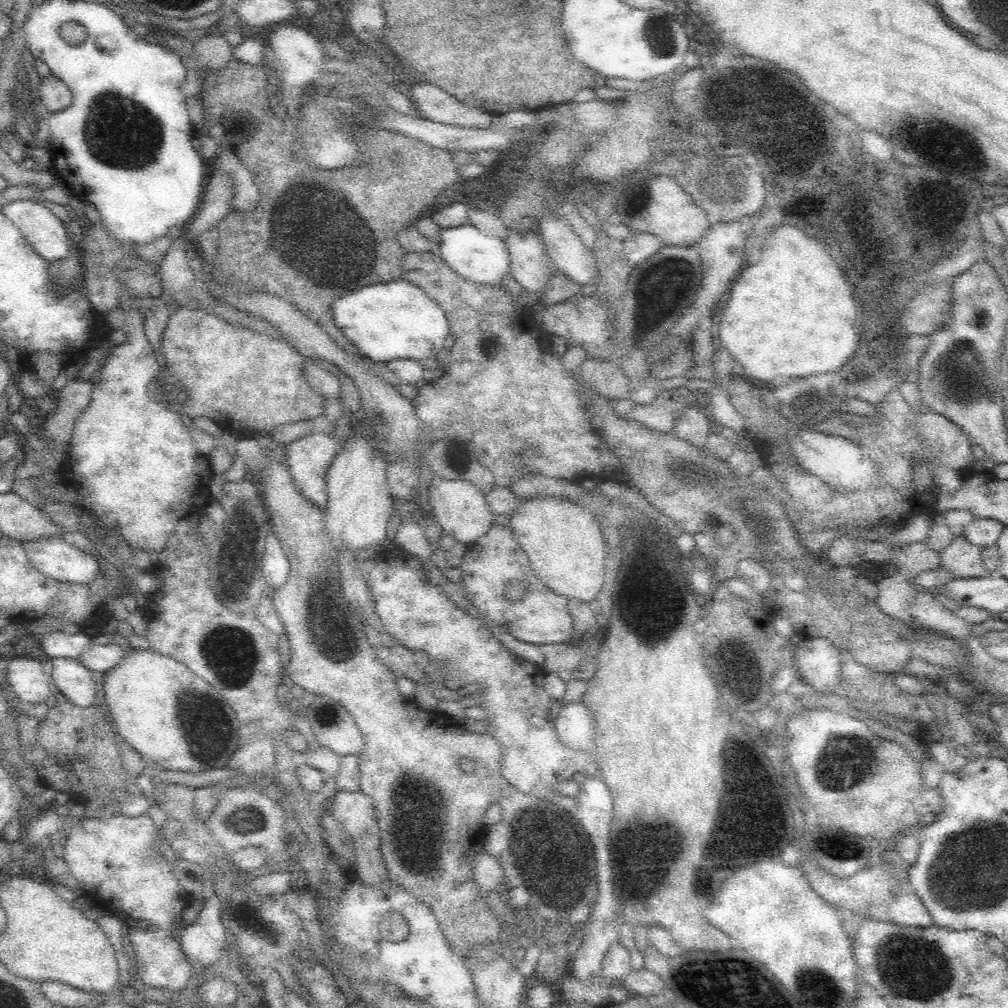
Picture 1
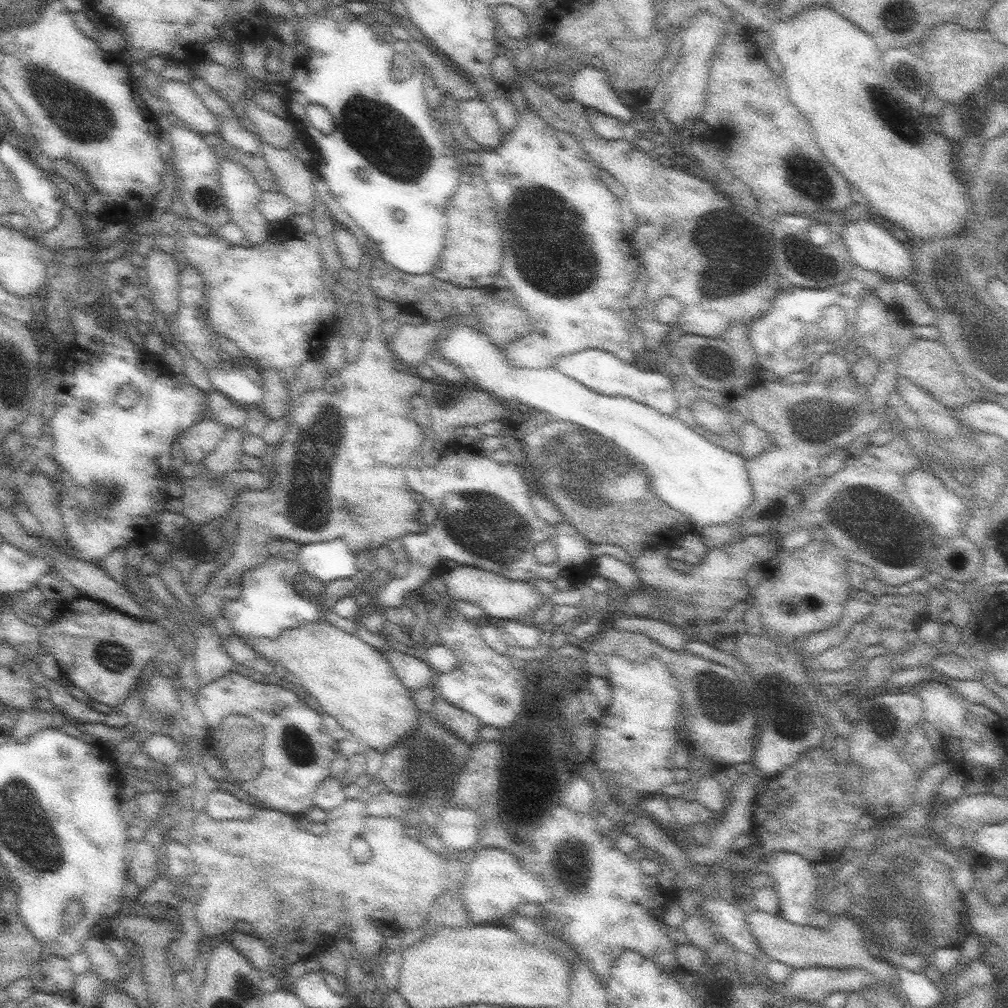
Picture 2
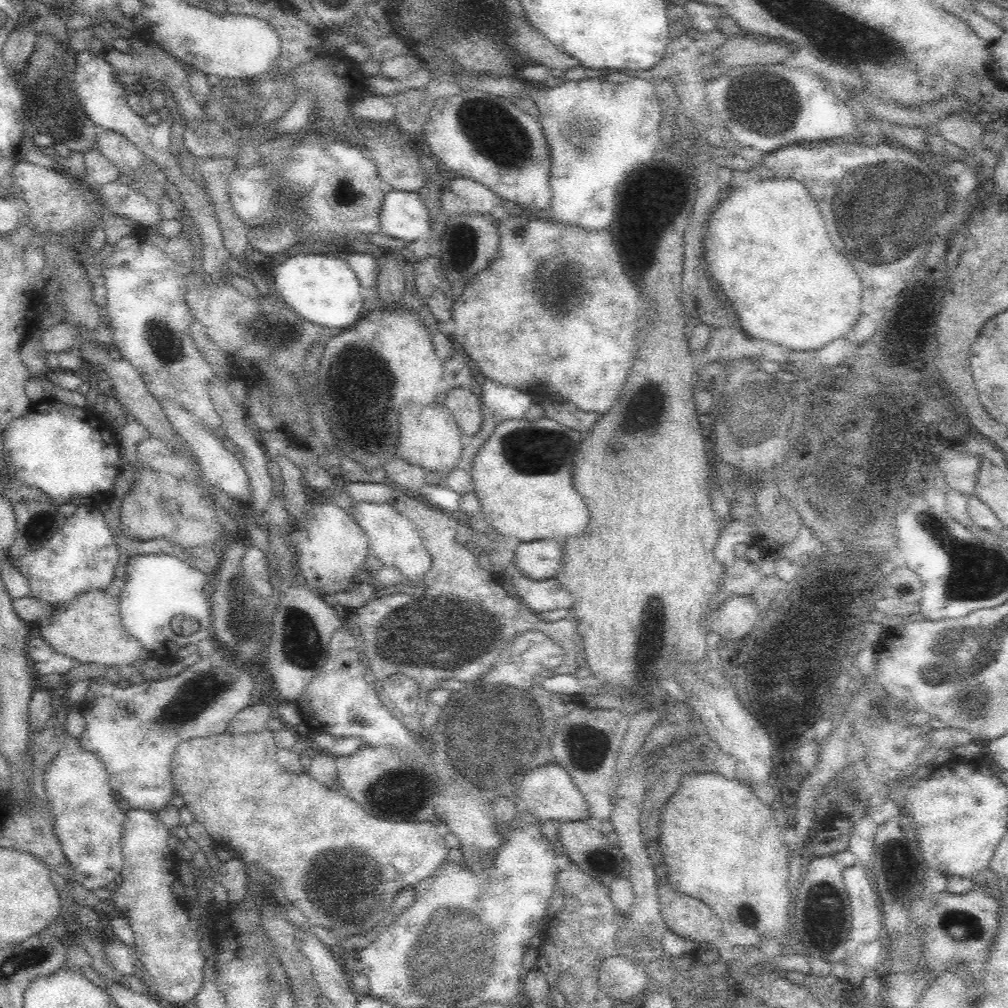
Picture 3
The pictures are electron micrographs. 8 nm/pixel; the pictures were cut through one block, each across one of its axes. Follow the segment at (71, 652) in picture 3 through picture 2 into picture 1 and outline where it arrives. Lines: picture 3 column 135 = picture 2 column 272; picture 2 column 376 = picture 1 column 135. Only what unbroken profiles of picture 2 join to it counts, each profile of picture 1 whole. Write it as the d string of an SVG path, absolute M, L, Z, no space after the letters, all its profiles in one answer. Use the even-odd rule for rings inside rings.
M128 648L126 656L114 668L102 674L104 678L104 696L110 718L114 720L116 732L126 746L140 752L146 764L160 764L166 770L184 770L200 772L210 768L226 768L230 756L238 748L240 740L240 722L232 706L228 706L224 696L212 688L206 680L194 674L186 664L158 652L152 648L134 650Z

